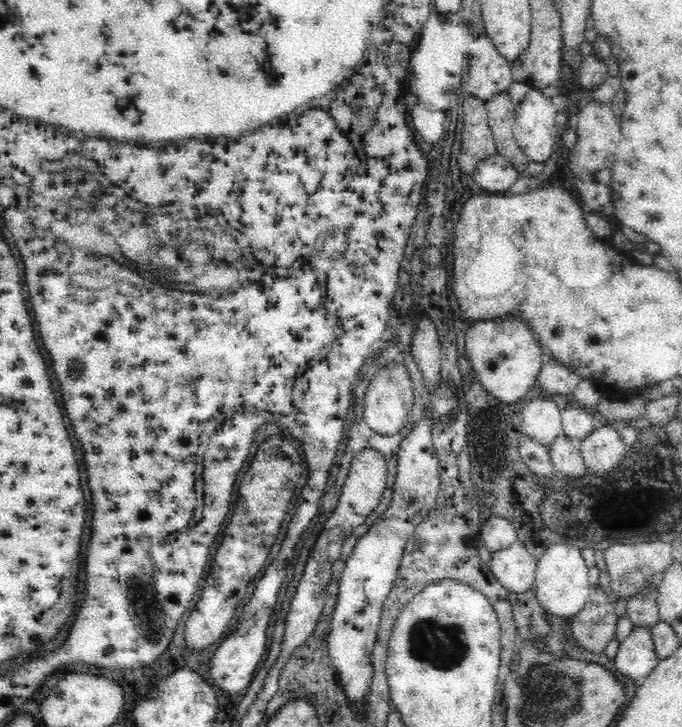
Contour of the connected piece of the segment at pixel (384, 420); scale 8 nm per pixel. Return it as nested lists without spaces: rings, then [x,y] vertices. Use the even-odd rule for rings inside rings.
[[[390,364],[388,368],[378,370],[378,374],[374,376],[374,380],[368,386],[366,392],[366,410],[364,416],[370,424],[370,428],[378,434],[392,436],[402,436],[405,432],[405,422],[408,413],[412,410],[412,402],[414,393],[412,393],[412,380],[408,376],[406,366],[402,364]]]

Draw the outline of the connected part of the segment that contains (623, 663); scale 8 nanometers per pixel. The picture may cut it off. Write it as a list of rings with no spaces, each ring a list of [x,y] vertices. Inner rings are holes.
[[[634,626],[632,633],[621,642],[614,658],[616,669],[626,678],[637,682],[649,676],[659,662],[652,627]]]

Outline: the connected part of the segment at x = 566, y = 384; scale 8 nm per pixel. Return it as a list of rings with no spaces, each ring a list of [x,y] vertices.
[[[546,356],[536,384],[542,386],[544,395],[555,398],[558,395],[568,396],[580,379],[581,376],[567,364],[553,356]]]

